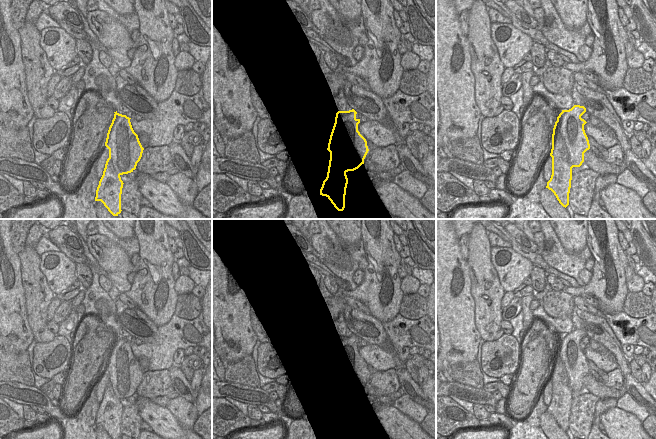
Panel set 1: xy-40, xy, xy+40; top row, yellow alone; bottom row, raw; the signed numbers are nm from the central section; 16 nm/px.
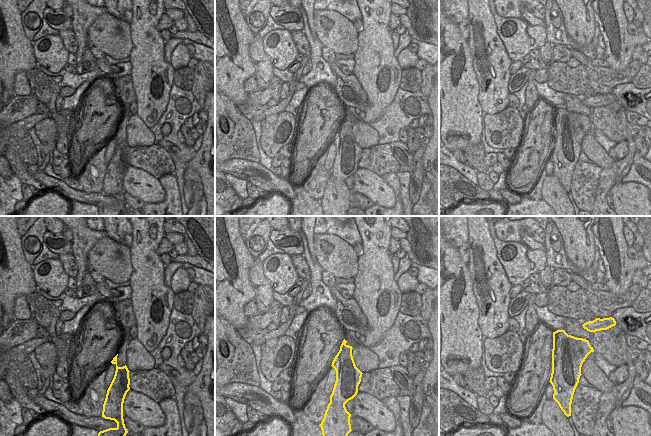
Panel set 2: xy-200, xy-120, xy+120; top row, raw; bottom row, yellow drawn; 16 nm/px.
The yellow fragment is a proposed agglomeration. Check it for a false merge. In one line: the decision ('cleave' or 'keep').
cleave

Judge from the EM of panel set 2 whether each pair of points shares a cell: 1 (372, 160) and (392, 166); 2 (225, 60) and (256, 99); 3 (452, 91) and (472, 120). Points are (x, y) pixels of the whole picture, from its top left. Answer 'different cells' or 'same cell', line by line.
1: same cell
2: different cells
3: same cell

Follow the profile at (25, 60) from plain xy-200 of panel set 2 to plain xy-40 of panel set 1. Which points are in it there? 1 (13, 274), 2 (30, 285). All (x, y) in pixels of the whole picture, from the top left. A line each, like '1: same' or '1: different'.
1: same
2: different

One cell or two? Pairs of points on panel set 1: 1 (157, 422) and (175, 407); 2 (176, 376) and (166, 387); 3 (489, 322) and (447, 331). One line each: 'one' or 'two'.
1: two
2: two
3: two

